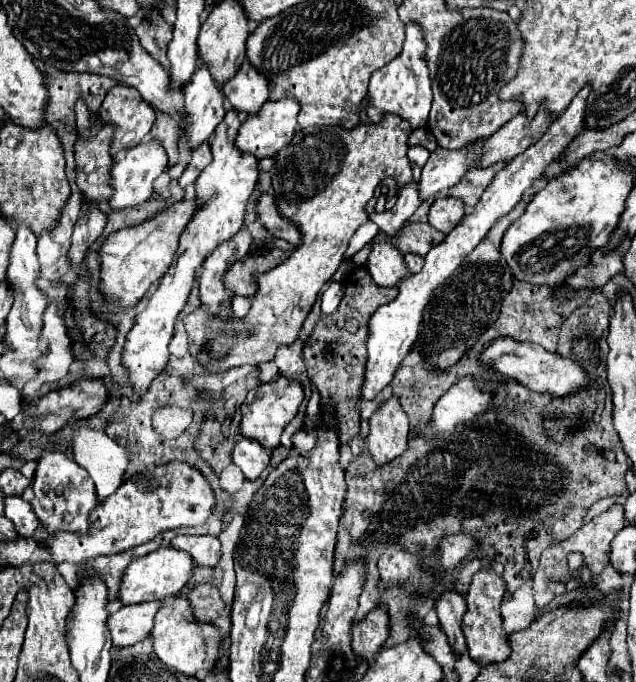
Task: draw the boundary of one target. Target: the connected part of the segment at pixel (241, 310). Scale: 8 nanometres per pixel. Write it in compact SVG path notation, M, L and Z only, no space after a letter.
M235 296L231 308L233 308L233 314L235 316L245 316L249 312L249 308L251 308L251 300L249 298L243 298L243 296Z

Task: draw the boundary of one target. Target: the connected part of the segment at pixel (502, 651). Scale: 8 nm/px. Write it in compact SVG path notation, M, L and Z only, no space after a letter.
M477 572L473 576L469 594L467 594L467 612L463 616L463 634L467 640L467 648L469 648L469 656L475 664L489 666L489 664L497 664L507 660L507 656L511 654L511 646L507 642L509 634L503 630L503 618L501 618L501 602L503 596L507 592L507 584L501 576L493 574L493 572Z

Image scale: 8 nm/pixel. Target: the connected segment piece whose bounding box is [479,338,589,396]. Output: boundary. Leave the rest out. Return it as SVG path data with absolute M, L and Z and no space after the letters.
M497 338L489 346L485 346L479 354L481 364L491 366L495 372L503 374L505 378L517 380L529 390L535 392L549 392L555 396L565 396L569 392L575 392L583 386L589 384L589 376L575 364L573 360L561 358L559 354L551 354L545 348L539 348L539 344L527 344L527 342L517 342L513 338Z

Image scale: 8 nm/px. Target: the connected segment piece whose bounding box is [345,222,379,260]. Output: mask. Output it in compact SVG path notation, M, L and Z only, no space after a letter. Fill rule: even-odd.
M367 222L367 224L363 224L357 232L355 232L355 236L351 238L351 242L349 242L349 248L347 248L347 252L345 252L345 260L347 258L351 258L355 252L359 252L375 234L379 232L379 226L375 226L375 224L371 224L371 222Z

